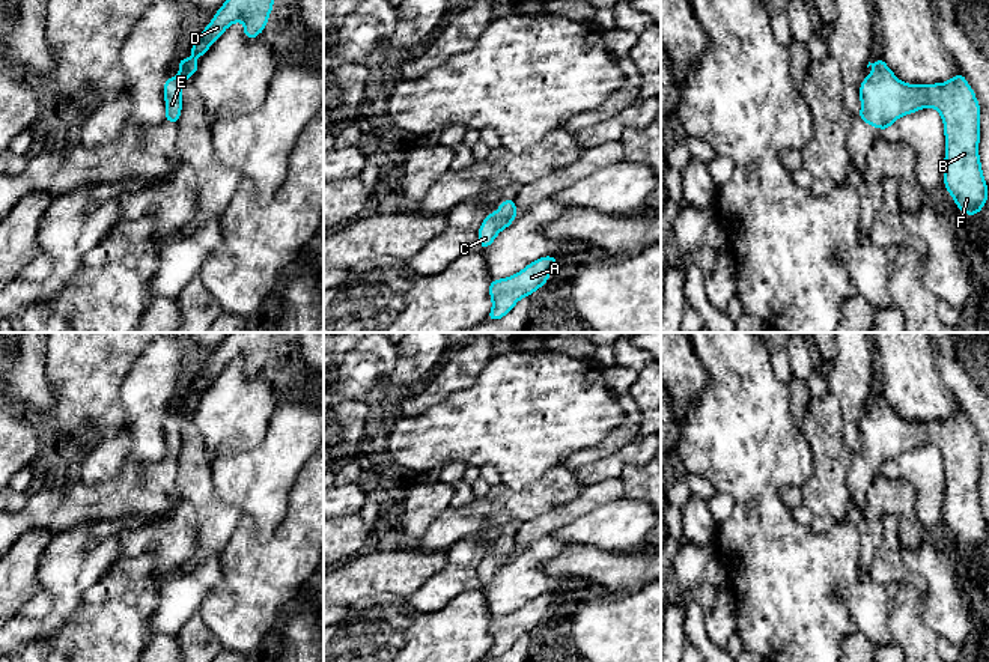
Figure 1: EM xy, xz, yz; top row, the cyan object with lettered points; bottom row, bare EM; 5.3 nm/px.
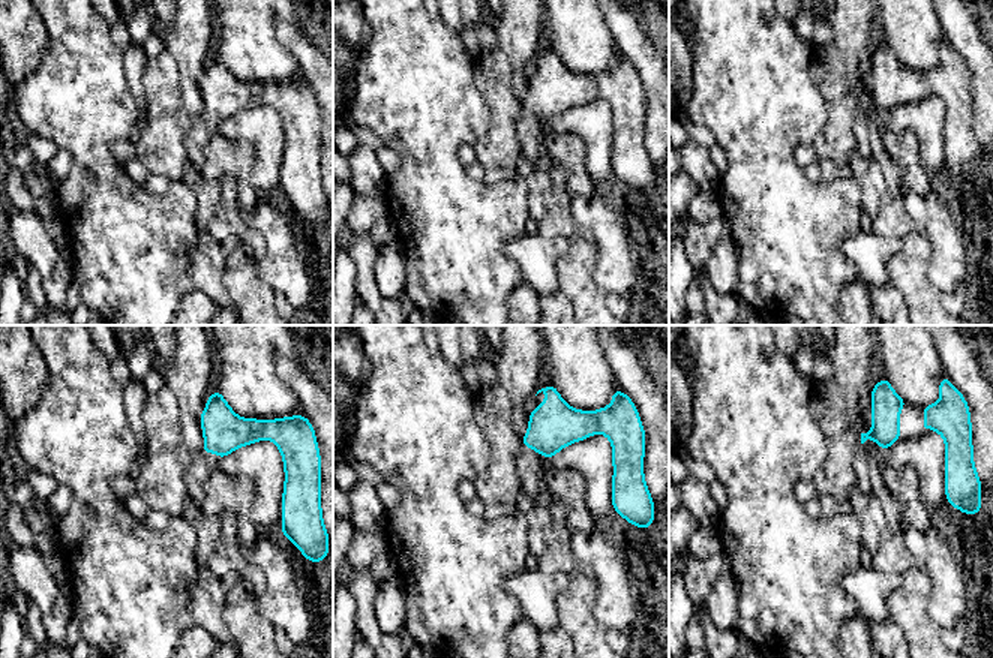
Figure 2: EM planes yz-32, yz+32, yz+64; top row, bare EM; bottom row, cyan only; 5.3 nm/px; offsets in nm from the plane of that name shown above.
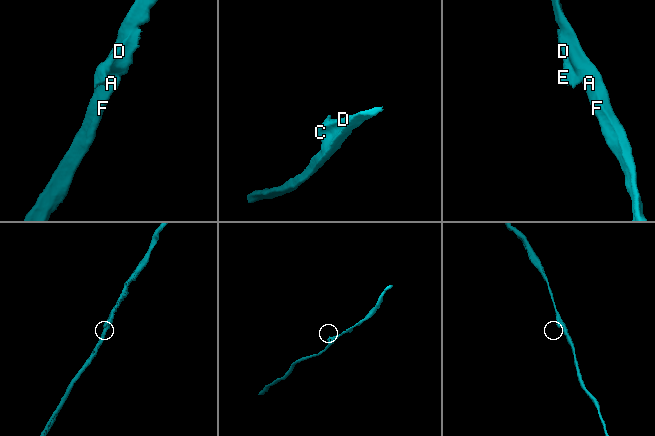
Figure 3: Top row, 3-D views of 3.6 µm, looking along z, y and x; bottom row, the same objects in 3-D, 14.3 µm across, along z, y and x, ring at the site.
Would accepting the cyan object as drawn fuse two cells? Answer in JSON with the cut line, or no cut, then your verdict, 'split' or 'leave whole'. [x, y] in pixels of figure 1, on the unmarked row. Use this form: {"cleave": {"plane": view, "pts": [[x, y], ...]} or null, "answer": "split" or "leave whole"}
{"cleave": null, "answer": "leave whole"}

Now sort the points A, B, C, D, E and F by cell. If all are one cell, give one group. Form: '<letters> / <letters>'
A B C D E F

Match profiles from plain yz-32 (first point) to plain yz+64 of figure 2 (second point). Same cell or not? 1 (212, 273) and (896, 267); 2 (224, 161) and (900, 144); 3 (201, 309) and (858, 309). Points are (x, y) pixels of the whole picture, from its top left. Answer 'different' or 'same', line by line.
1: different
2: same
3: same

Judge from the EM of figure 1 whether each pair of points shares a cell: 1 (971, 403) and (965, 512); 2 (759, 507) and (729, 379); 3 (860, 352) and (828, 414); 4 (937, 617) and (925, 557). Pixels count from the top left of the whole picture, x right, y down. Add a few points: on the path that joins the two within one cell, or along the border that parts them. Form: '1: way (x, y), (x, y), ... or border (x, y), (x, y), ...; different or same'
1: border (959, 409), (973, 428); different
2: way (753, 476), (751, 449), (742, 438), (742, 411); same
3: border (828, 393), (840, 406), (842, 431), (845, 434); different
4: way (937, 602), (937, 572); same

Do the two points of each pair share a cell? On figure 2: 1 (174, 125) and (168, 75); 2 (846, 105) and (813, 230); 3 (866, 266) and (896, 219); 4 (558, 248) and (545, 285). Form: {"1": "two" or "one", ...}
{"1": "one", "2": "two", "3": "two", "4": "one"}

